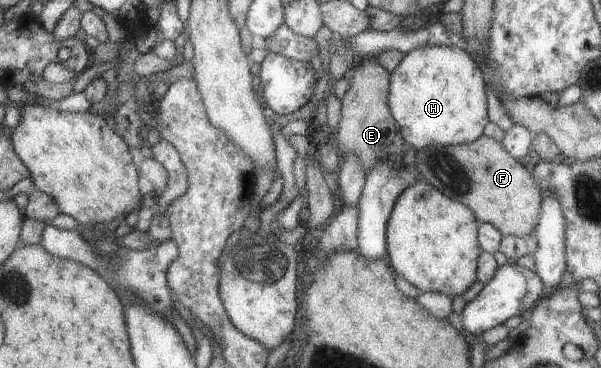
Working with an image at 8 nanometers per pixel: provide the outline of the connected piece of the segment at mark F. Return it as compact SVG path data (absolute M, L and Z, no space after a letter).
M482 135L476 141L461 145L444 145L422 147L414 151L416 153L416 173L434 189L440 191L442 195L455 200L468 207L474 218L480 223L488 223L500 231L501 236L524 237L530 235L536 228L536 223L540 215L541 193L536 186L531 173L526 167L522 167L516 159L513 159L502 148L501 143L494 139Z

